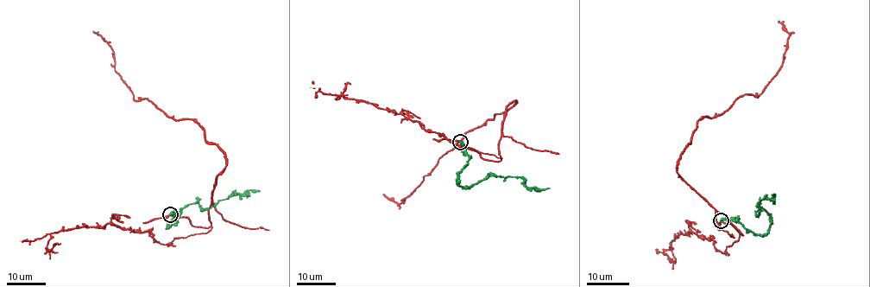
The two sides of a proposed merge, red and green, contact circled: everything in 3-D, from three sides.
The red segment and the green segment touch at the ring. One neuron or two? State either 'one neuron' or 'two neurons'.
two neurons

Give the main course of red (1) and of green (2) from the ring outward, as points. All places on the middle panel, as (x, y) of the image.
1: (460, 142), (485, 160), (498, 162), (503, 114), (516, 102), (504, 112), (469, 130), (401, 202), (383, 194)
2: (460, 142), (468, 158), (457, 182), (464, 187), (490, 173), (521, 177), (528, 187), (536, 190), (549, 188)

